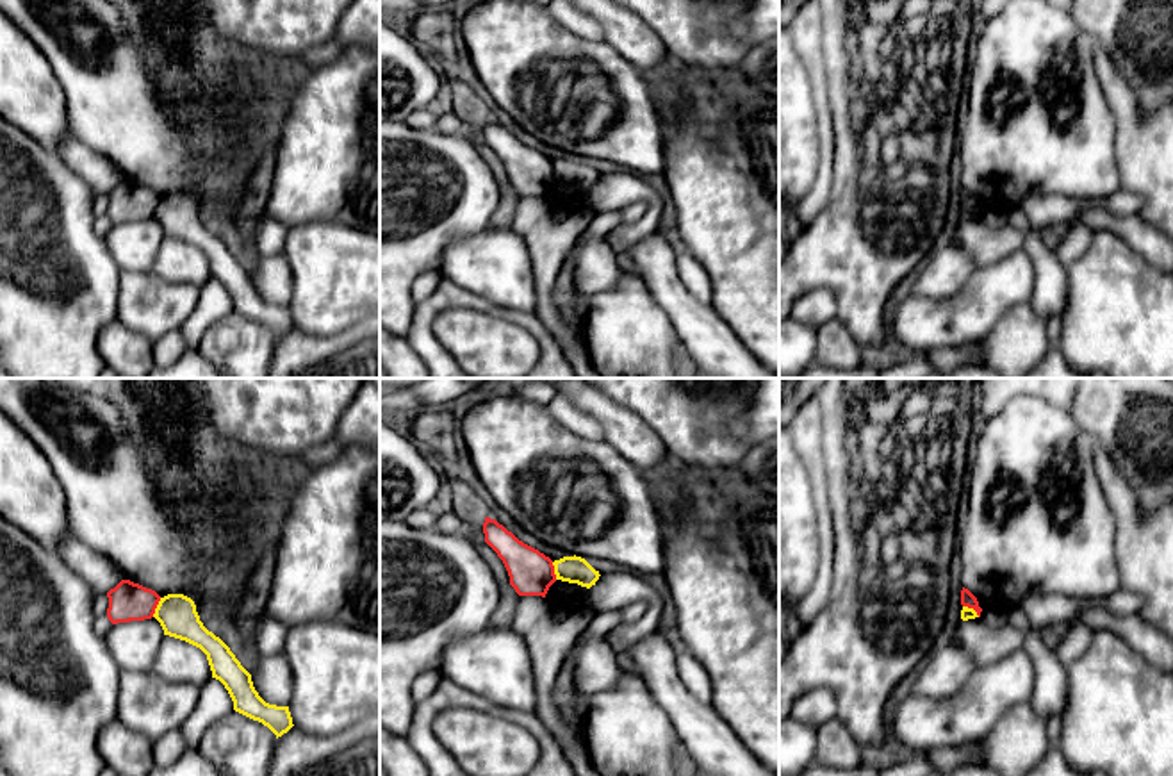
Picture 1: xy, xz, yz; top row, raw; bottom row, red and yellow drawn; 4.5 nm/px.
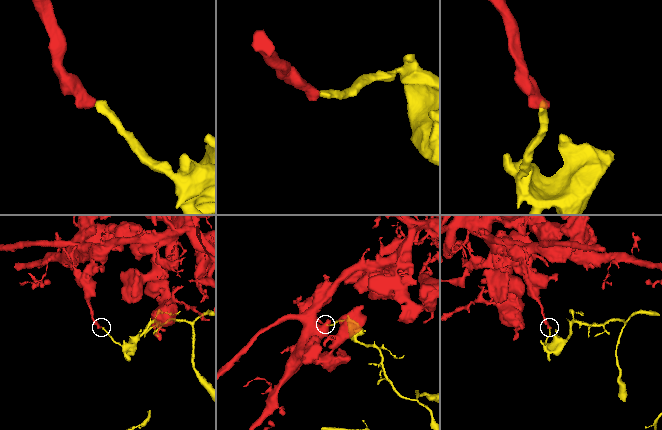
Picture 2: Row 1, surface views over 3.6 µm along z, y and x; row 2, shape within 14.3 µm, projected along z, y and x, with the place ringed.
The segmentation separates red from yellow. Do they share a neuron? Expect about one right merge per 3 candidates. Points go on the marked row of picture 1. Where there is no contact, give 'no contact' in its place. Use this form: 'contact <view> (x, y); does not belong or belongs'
contact xy (155, 607); does not belong

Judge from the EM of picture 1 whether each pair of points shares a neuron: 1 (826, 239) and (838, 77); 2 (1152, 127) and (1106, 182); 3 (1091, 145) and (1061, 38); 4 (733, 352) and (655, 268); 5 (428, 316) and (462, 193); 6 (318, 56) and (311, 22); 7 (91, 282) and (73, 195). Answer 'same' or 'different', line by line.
1: same
2: different
3: same
4: same
5: different
6: different
7: same

